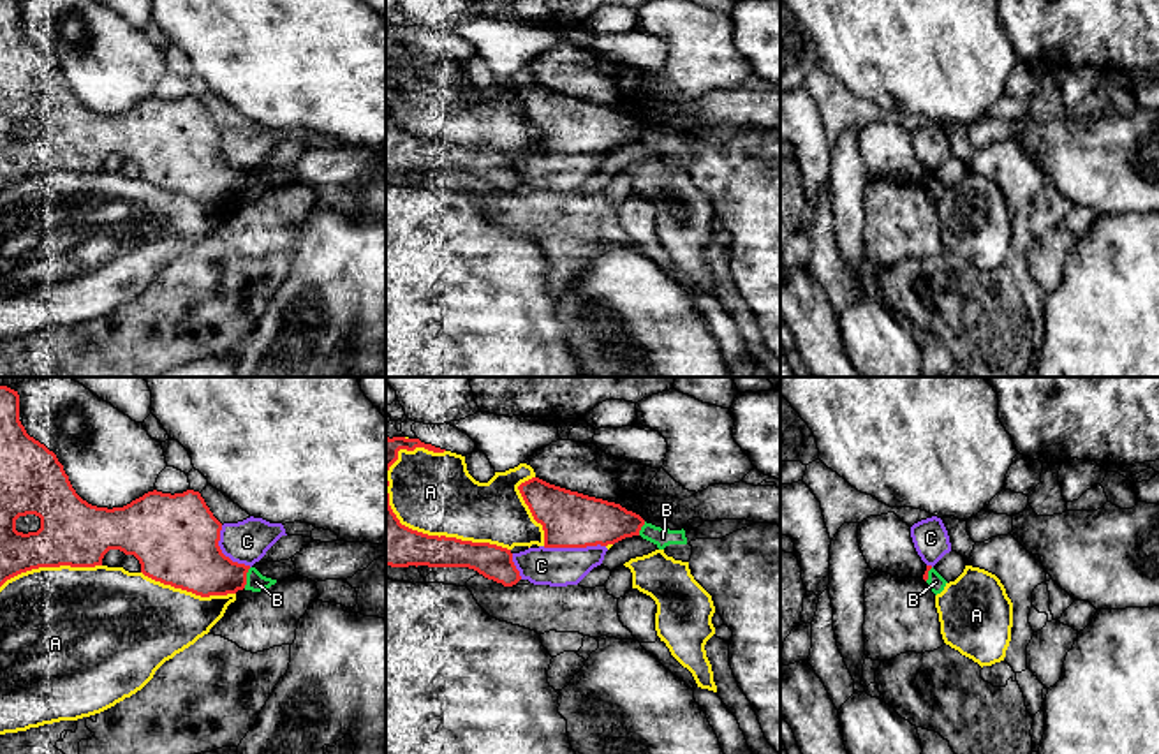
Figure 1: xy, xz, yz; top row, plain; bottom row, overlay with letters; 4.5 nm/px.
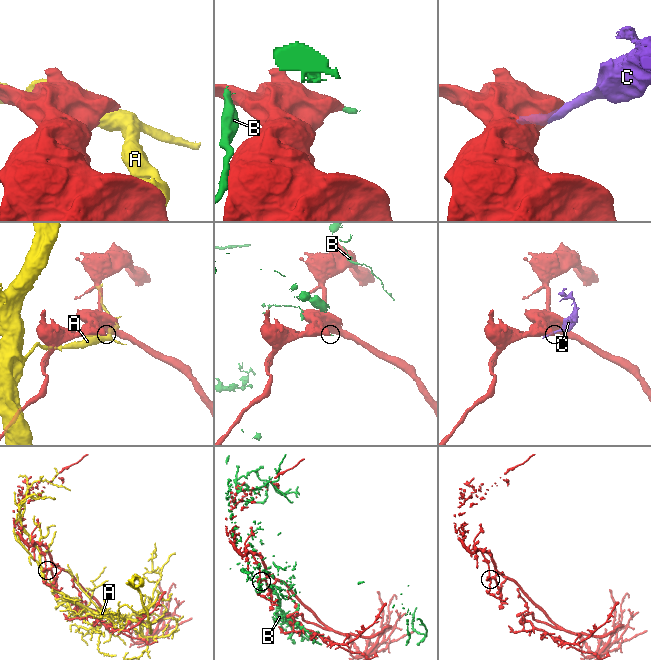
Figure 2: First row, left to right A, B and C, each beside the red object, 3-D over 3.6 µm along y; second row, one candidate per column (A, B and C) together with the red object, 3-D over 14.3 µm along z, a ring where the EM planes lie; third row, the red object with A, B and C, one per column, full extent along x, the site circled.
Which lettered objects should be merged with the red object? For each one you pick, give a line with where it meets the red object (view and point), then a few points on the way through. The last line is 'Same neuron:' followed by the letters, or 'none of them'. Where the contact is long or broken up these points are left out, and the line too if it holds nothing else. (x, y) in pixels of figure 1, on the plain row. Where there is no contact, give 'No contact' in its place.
Same neuron: none of them

